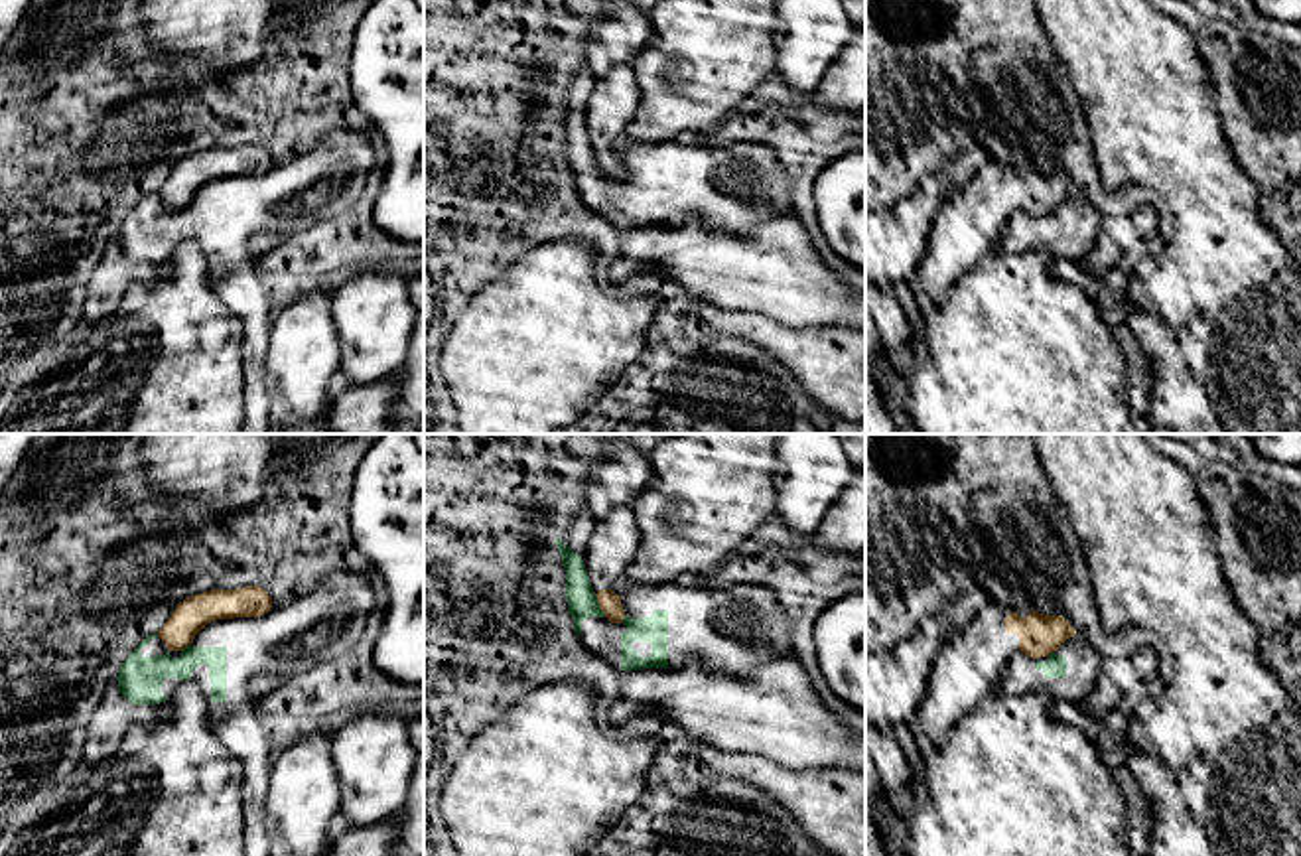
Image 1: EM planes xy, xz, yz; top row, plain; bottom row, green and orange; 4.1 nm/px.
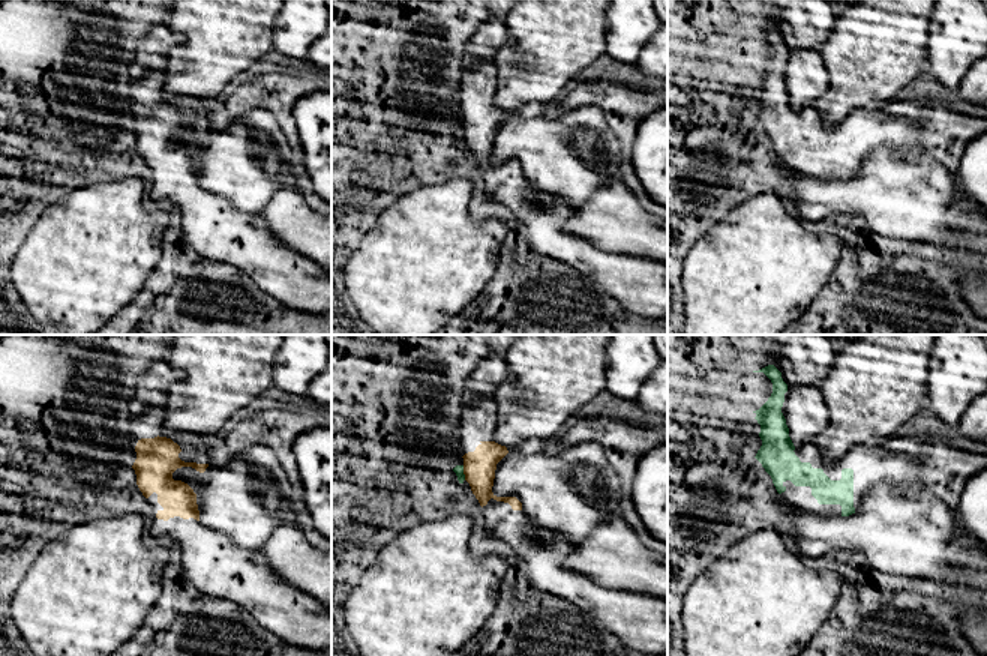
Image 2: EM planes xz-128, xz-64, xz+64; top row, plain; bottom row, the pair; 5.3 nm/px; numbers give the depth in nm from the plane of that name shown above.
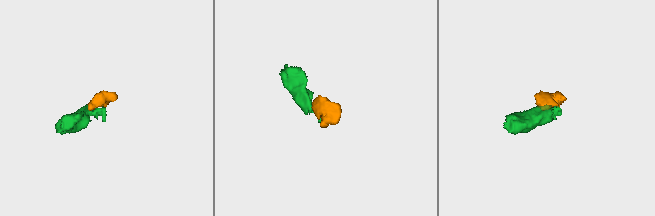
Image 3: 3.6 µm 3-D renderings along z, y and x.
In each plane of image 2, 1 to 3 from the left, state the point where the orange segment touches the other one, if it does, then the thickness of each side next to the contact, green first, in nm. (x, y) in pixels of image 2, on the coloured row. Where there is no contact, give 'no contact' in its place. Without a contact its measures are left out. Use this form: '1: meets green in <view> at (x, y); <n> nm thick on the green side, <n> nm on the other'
1: no contact
2: meets green in xz-64 at (462, 473); 50 nm thick on the green side, 180 nm on the other
3: no contact

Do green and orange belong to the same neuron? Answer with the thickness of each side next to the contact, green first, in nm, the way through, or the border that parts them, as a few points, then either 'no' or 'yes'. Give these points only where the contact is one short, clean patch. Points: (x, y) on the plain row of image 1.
calibres 130 and 90 nm; no

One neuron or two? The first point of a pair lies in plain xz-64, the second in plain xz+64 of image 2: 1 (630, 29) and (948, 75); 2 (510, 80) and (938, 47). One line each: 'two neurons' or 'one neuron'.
1: one neuron
2: two neurons

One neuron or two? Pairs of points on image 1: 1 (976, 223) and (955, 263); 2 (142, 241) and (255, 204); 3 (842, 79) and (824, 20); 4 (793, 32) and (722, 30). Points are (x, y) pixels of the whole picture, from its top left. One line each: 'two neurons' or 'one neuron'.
1: one neuron
2: one neuron
3: two neurons
4: two neurons

